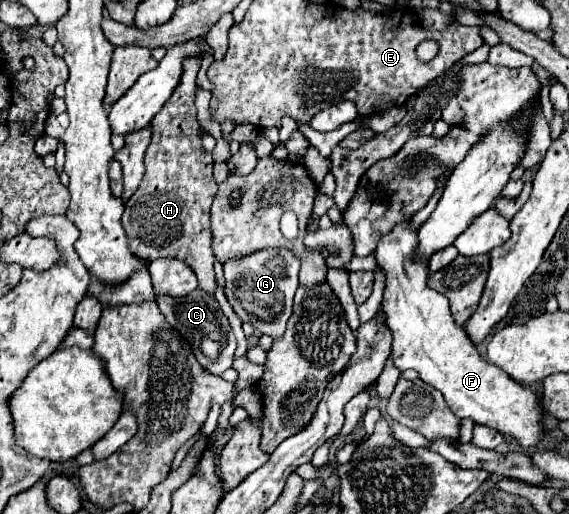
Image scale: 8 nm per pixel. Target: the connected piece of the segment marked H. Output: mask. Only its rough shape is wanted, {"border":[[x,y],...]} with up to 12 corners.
{"border":[[198,59],[152,119],[122,225],[150,263],[214,295],[218,191],[196,119]]}

